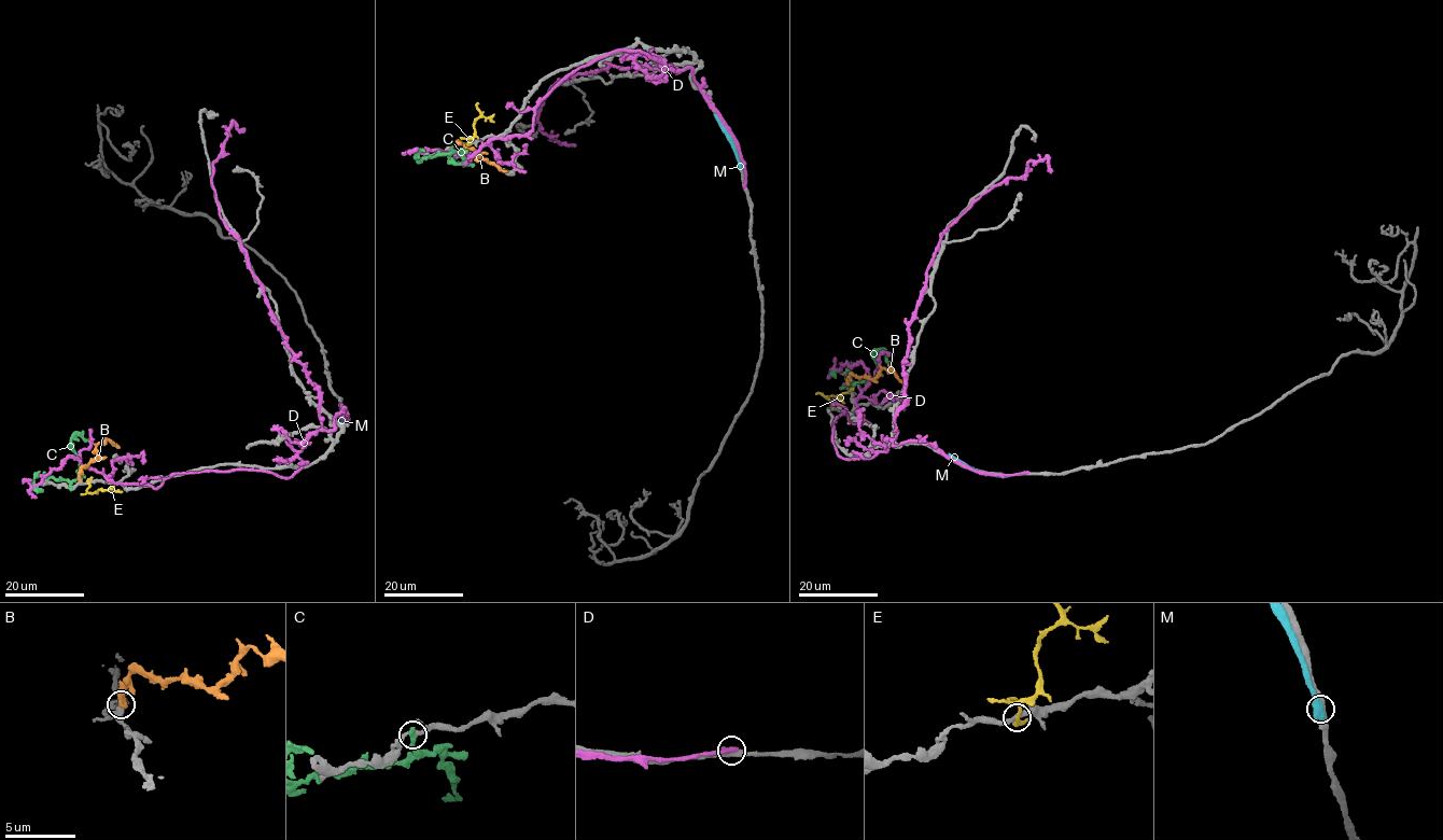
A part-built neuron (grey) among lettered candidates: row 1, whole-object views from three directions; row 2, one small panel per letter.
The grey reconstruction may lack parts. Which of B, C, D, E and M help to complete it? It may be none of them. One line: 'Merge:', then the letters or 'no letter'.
Merge: B

